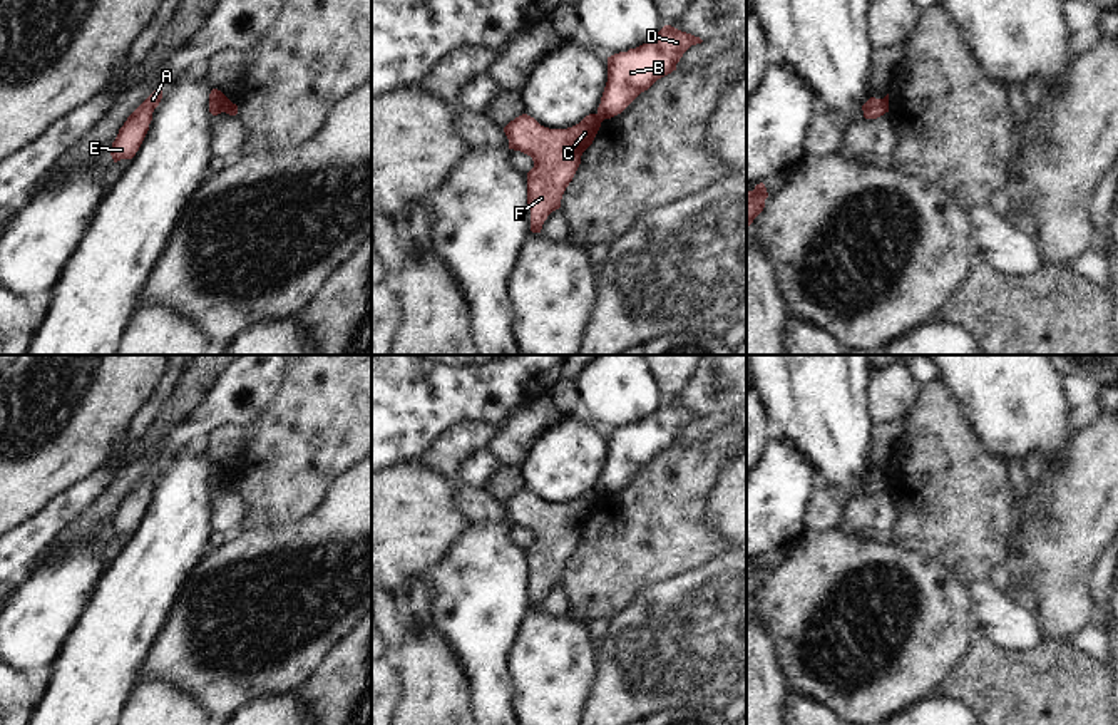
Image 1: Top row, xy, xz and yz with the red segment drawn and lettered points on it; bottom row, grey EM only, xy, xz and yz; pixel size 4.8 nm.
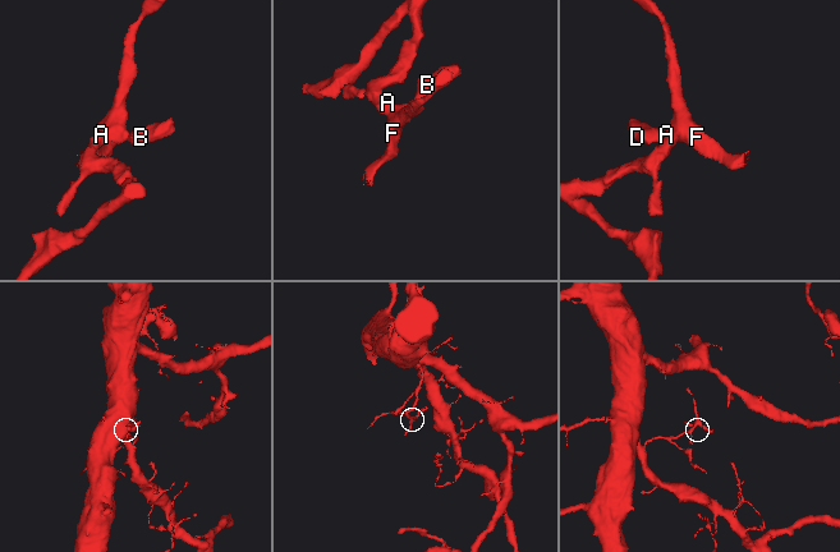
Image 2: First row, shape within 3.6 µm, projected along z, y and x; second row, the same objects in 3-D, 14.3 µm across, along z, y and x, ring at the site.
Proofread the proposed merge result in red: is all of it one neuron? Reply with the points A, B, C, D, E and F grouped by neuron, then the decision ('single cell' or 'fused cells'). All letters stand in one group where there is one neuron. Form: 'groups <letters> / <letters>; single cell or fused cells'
groups A C E F / B D; fused cells

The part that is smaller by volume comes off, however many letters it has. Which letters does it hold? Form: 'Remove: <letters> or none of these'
Remove: B, D.

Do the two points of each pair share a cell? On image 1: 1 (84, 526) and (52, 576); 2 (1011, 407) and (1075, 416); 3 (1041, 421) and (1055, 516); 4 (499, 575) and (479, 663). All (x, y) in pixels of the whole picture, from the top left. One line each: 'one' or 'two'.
1: two
2: two
3: two
4: one

